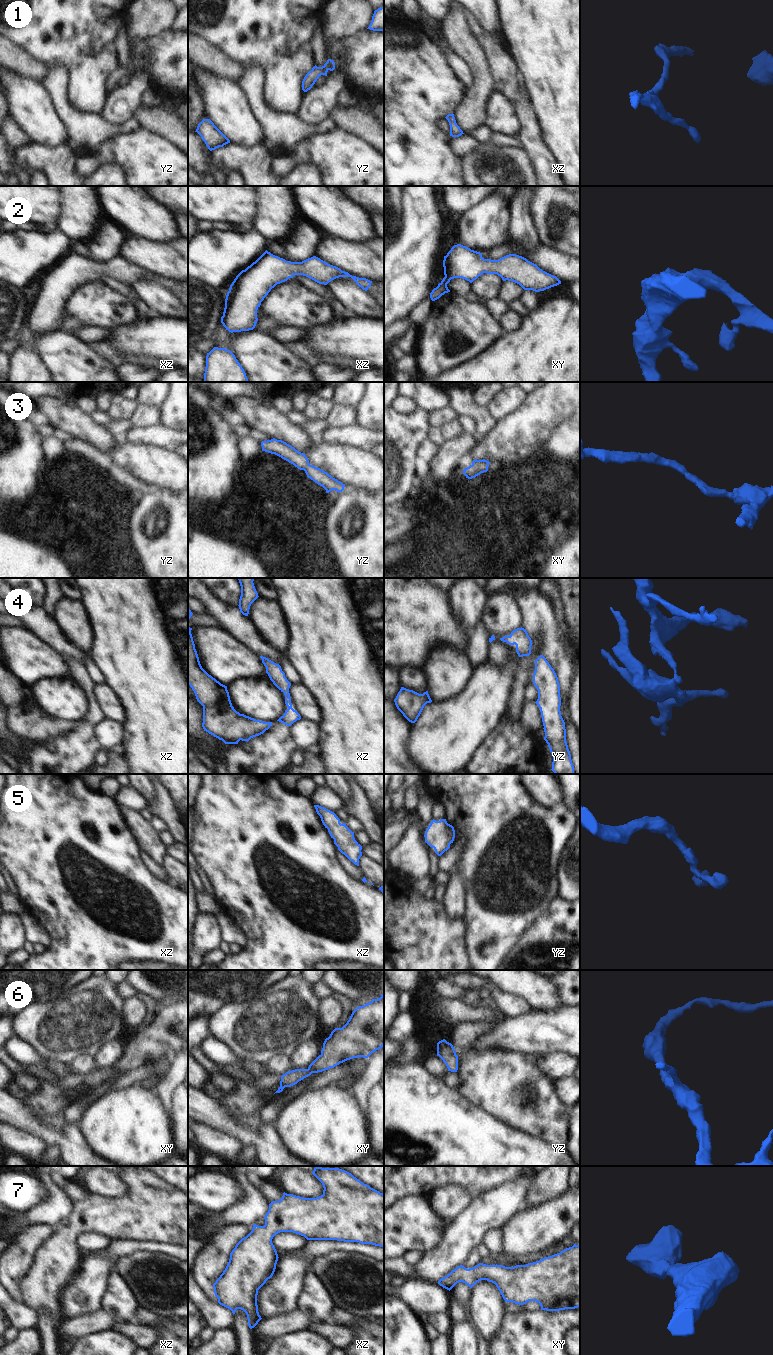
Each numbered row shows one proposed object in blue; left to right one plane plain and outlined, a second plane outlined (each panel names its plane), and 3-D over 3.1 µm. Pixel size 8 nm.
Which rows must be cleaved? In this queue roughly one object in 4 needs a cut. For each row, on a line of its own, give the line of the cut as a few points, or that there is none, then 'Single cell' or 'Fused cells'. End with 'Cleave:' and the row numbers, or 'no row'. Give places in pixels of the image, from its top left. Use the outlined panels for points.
1: No split. Single cell
2: No split. Single cell
3: No split. Single cell
4: No split. Single cell
5: No split. Single cell
6: No split. Single cell
7: No split. Single cell
Cleave: no row.

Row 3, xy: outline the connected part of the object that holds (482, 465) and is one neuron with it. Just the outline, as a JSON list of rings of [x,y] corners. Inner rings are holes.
[[[474,459],[472,464],[469,467],[465,468],[462,474],[464,474],[468,479],[475,478],[481,473],[487,472],[489,464],[490,462],[485,459]]]

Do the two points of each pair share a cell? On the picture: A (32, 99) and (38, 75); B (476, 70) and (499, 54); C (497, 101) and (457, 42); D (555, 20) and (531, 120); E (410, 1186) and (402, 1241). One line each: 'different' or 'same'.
A: different
B: different
C: different
D: different
E: different

